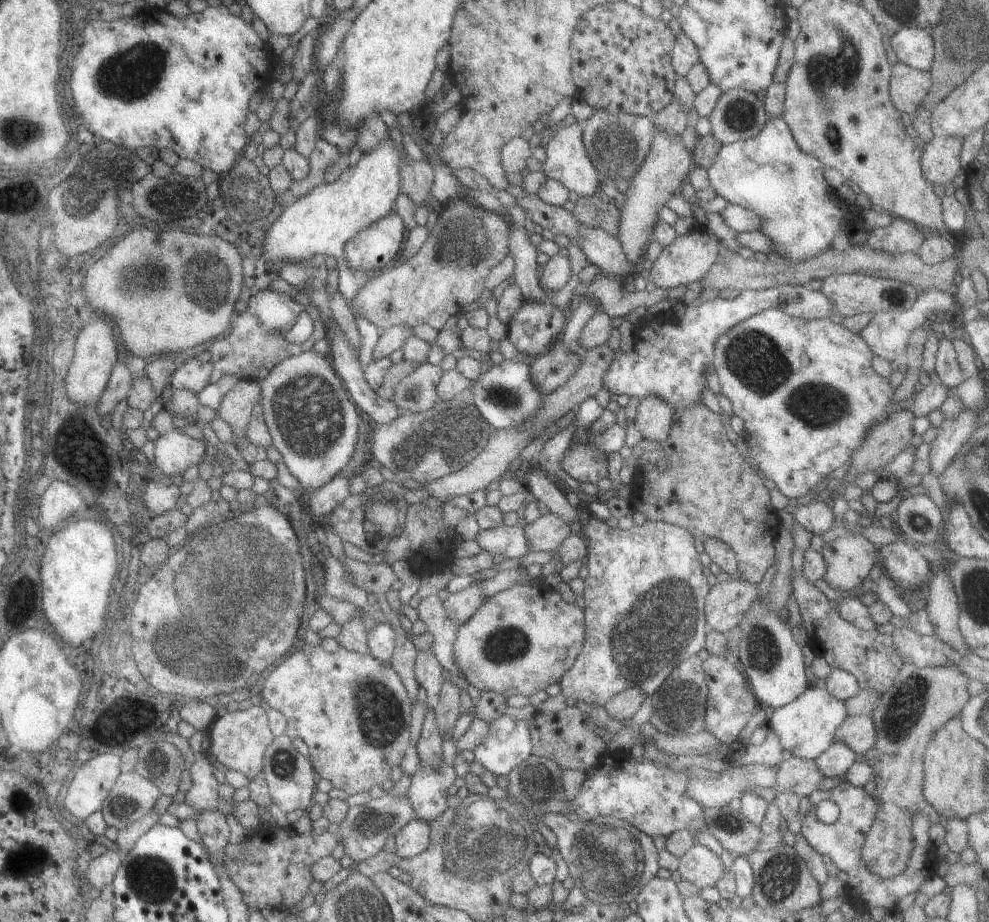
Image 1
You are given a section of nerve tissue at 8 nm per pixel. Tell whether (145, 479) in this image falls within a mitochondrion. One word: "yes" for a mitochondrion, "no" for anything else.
no

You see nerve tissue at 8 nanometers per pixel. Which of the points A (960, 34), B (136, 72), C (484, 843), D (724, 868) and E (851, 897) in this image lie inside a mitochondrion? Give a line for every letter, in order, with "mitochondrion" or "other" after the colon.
A: mitochondrion
B: mitochondrion
C: mitochondrion
D: other
E: other

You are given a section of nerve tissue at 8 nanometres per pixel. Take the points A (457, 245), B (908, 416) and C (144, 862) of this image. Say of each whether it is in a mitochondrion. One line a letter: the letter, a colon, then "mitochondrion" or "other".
A: mitochondrion
B: other
C: mitochondrion

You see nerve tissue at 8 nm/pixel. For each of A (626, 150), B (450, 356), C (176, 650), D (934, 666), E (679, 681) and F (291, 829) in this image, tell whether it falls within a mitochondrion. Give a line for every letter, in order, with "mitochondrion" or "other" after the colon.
A: mitochondrion
B: other
C: mitochondrion
D: other
E: mitochondrion
F: other

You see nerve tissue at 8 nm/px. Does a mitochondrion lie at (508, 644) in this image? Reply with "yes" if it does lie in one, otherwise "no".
yes

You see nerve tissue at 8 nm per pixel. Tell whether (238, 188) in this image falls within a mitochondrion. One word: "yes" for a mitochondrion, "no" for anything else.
yes

